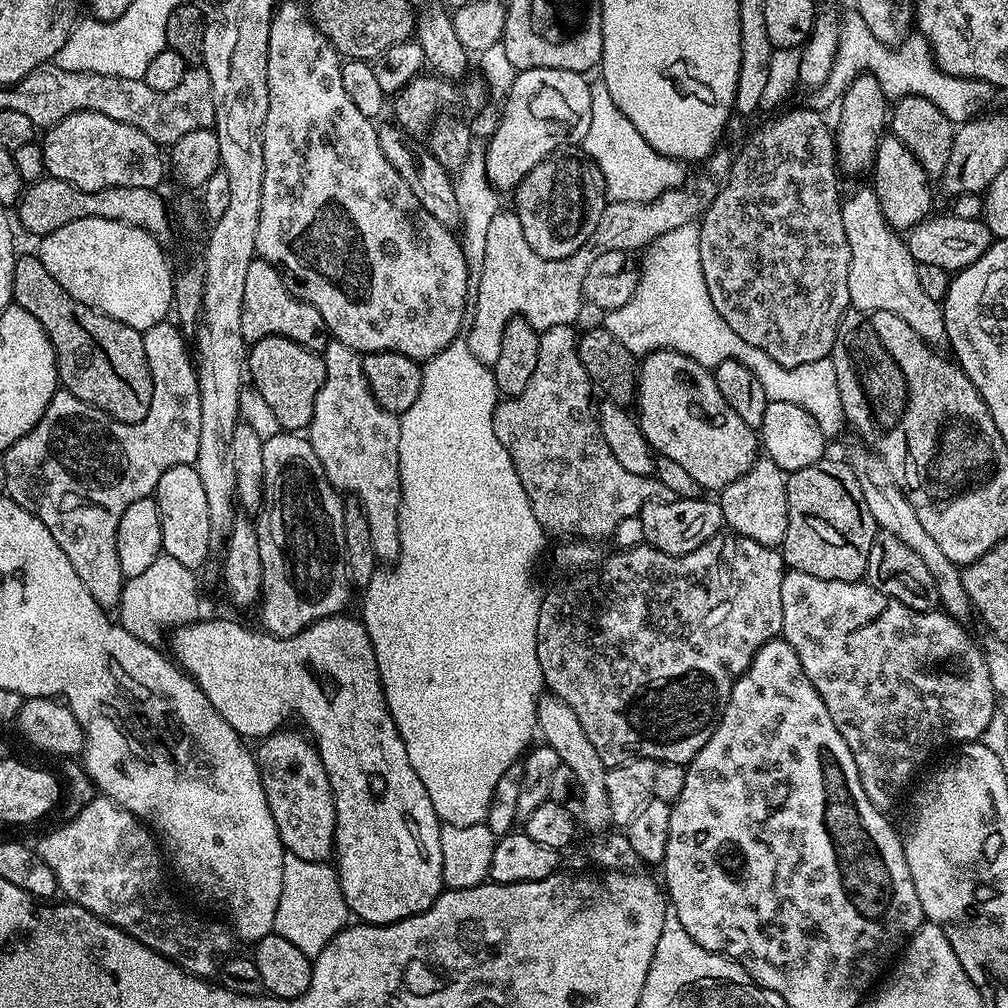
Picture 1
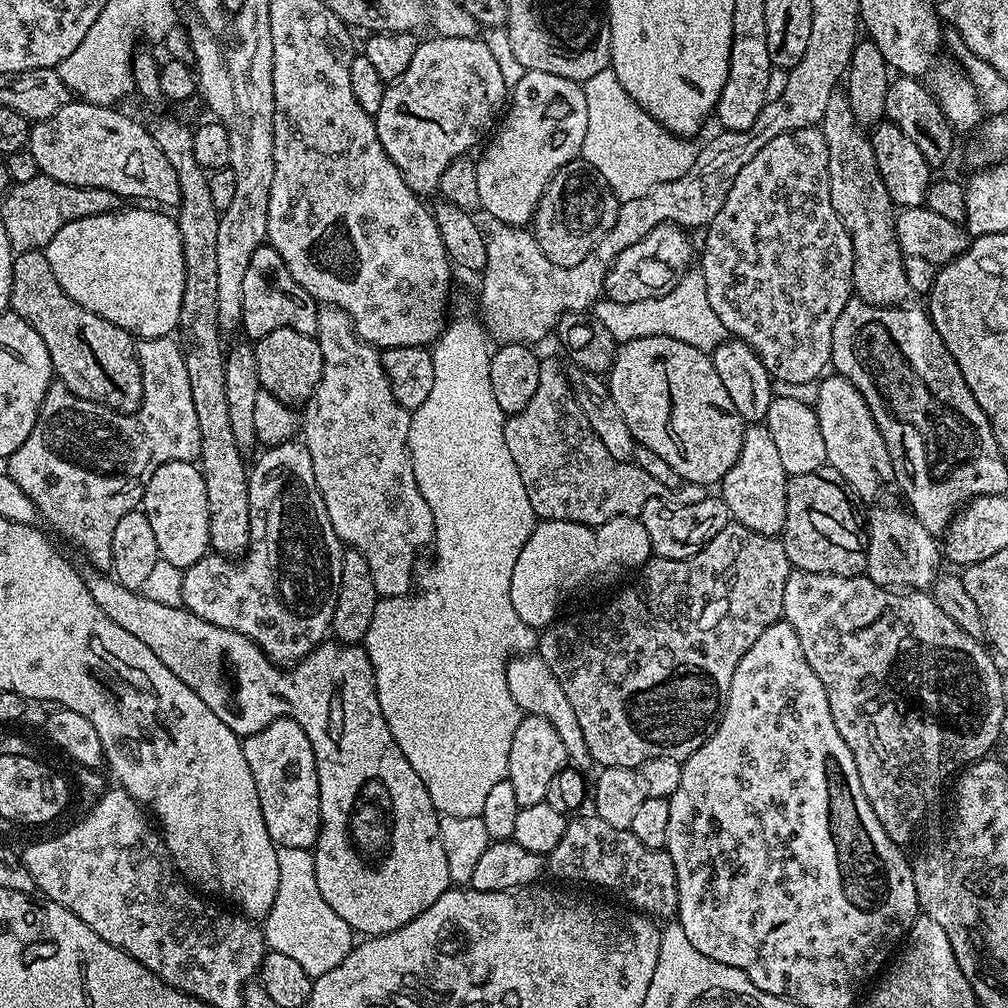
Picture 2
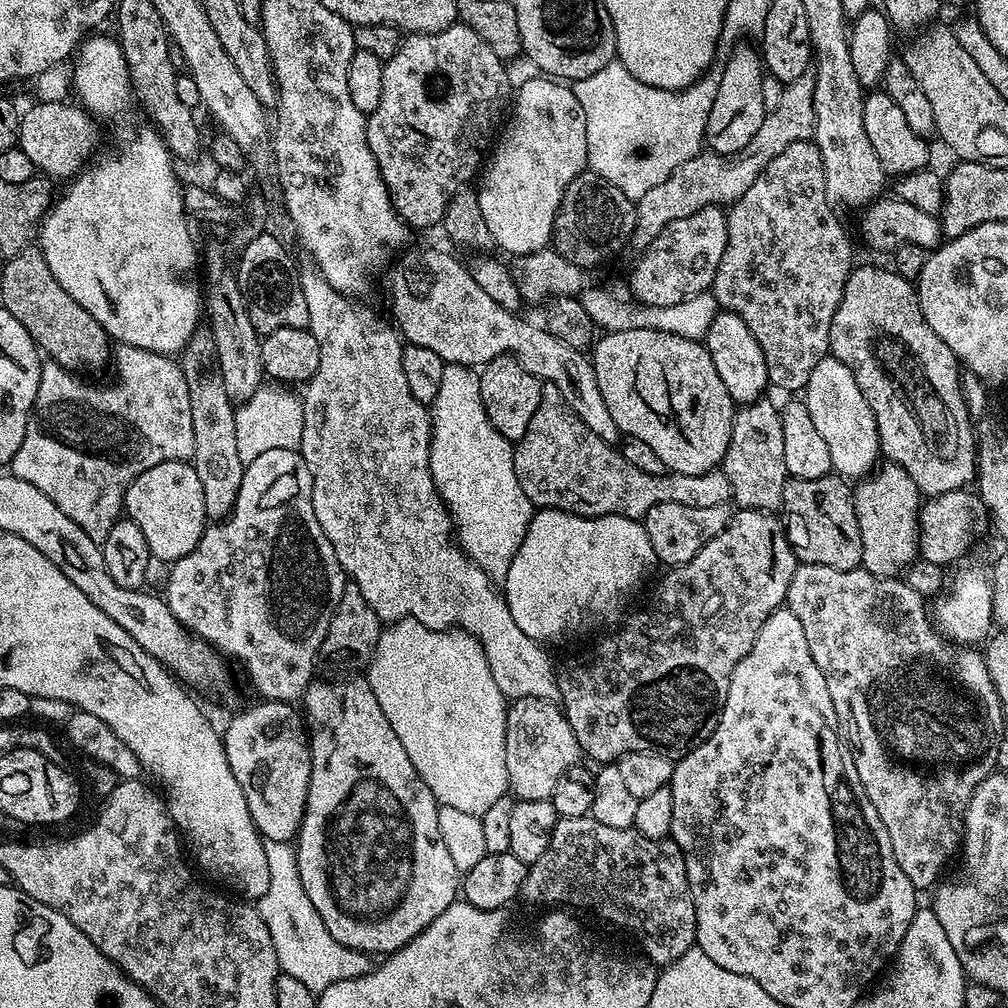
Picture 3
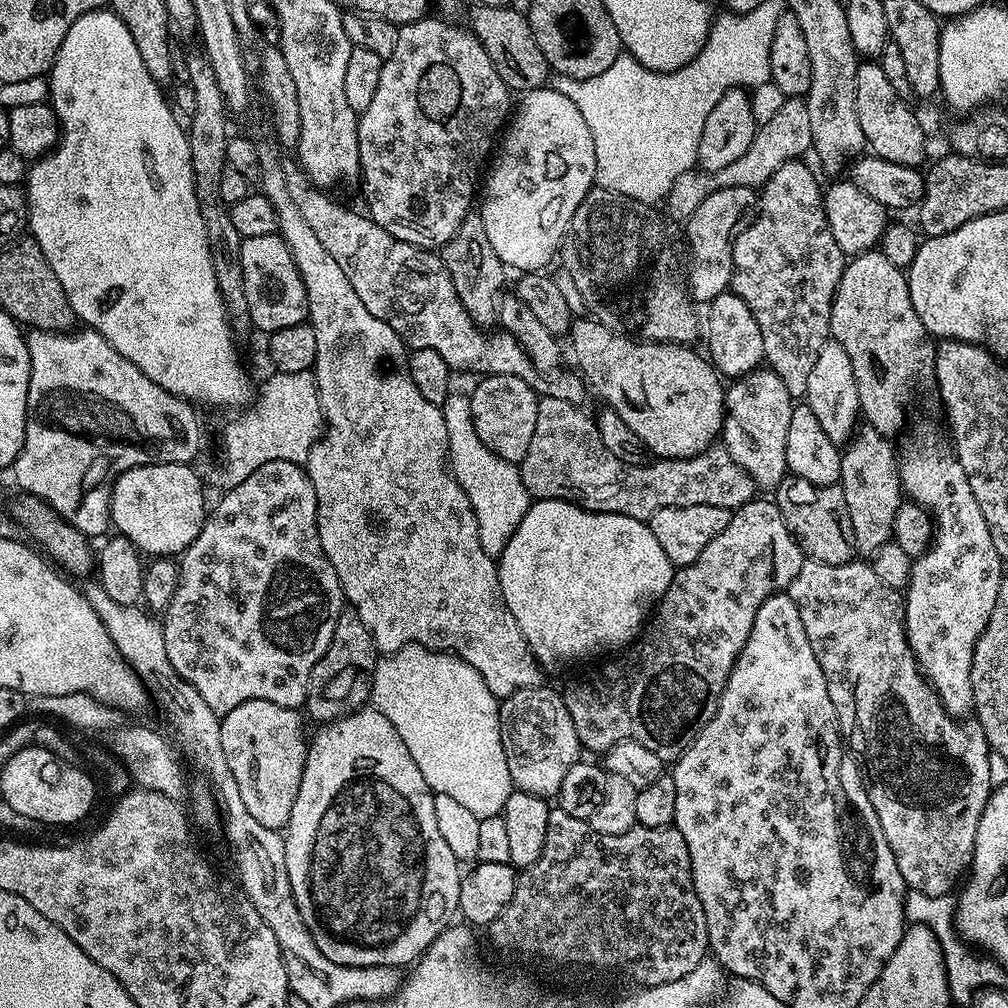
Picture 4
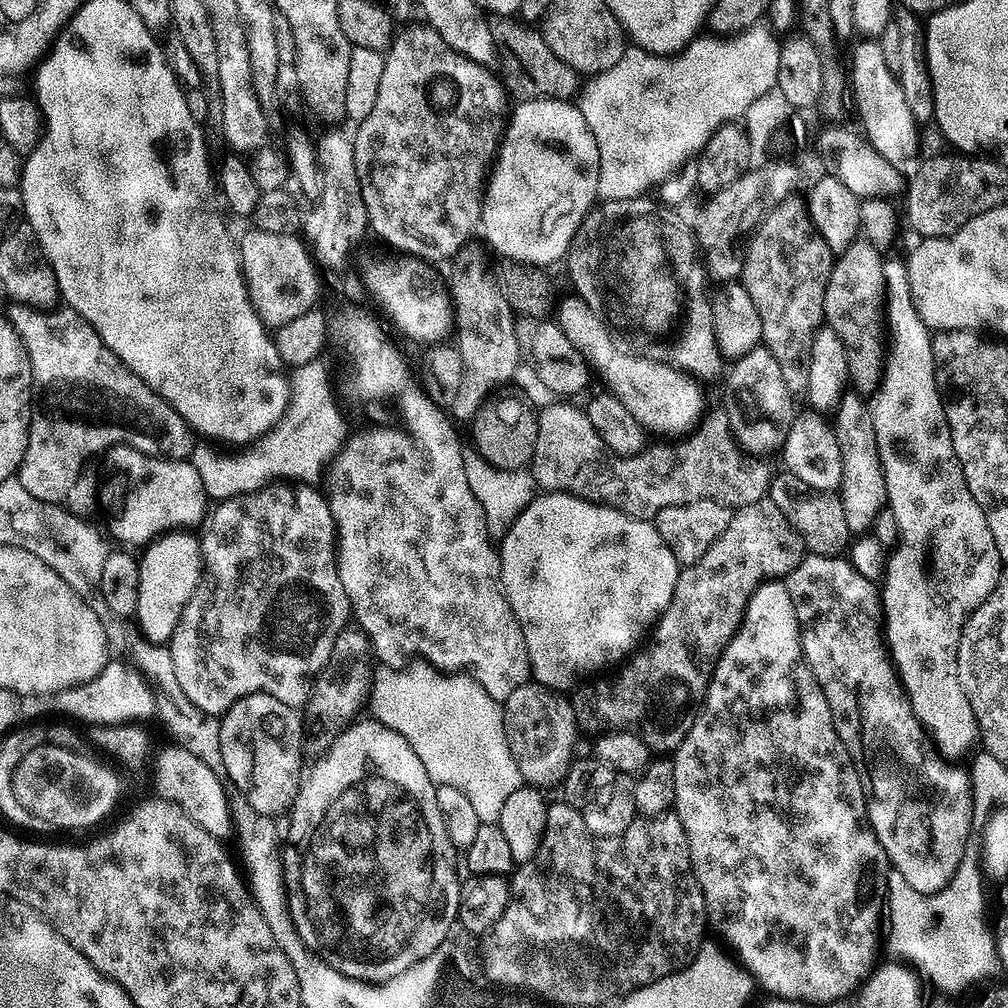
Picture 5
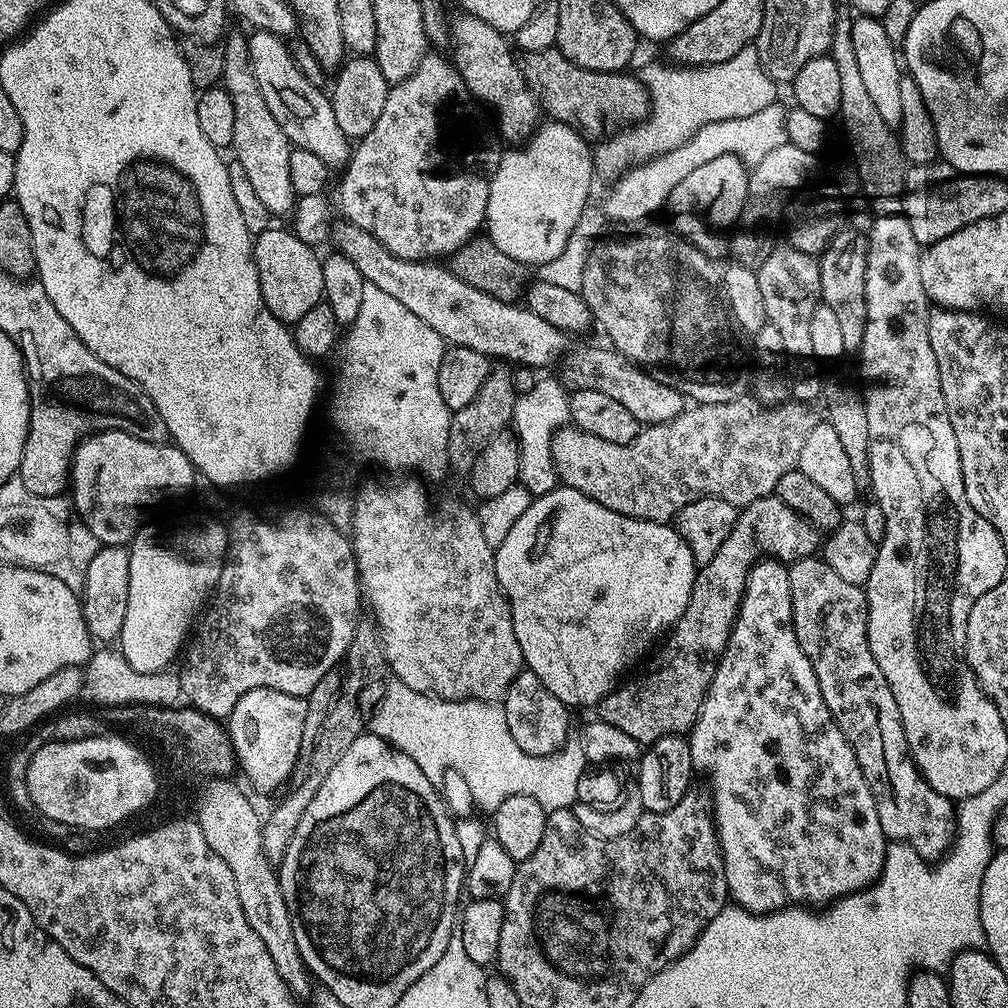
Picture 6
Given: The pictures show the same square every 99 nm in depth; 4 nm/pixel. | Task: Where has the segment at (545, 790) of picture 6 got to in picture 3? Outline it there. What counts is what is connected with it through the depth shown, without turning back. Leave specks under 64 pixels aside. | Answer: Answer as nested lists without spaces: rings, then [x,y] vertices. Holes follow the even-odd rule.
[[[407,618],[397,620],[395,624],[387,625],[381,631],[378,638],[378,646],[372,655],[370,665],[370,683],[374,698],[378,698],[378,706],[382,706],[382,714],[386,714],[386,722],[390,722],[390,727],[394,729],[394,734],[398,734],[398,742],[406,749],[406,755],[410,762],[414,762],[414,770],[430,786],[430,794],[434,794],[437,805],[445,804],[454,806],[454,810],[463,810],[465,814],[474,814],[481,816],[498,802],[508,792],[508,779],[506,778],[506,714],[508,713],[508,704],[502,690],[498,690],[498,682],[494,682],[494,674],[490,674],[490,666],[486,662],[486,654],[482,650],[480,641],[471,636],[469,632],[442,631],[435,632],[433,628],[421,628],[416,620]]]

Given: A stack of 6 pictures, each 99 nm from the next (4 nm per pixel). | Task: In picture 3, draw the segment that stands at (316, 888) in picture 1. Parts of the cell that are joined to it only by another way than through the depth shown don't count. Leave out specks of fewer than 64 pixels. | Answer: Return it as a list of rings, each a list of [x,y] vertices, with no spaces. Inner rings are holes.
[[[265,840],[264,849],[266,862],[270,865],[270,887],[260,896],[258,907],[262,922],[266,922],[266,930],[270,930],[270,942],[274,942],[274,954],[278,954],[281,973],[298,978],[298,982],[303,982],[317,994],[334,982],[367,974],[374,967],[373,957],[330,938],[326,922],[318,918],[318,910],[314,910],[314,902],[310,902],[300,881],[295,847],[291,843]]]

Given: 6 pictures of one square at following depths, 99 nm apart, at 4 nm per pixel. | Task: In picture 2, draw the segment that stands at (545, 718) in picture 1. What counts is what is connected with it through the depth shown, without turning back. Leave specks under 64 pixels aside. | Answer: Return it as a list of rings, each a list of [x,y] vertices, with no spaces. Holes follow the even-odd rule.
[[[539,654],[513,655],[508,660],[506,686],[510,686],[510,694],[521,713],[546,718],[546,722],[550,722],[550,726],[554,726],[554,730],[558,730],[558,738],[562,738],[562,746],[566,746],[568,764],[571,767],[581,770],[593,767],[594,761],[586,746],[586,737],[582,735],[582,725],[578,722],[573,708],[570,707],[570,701],[566,699],[562,686],[558,686],[558,678],[554,678],[554,674],[550,674],[550,666],[546,666],[546,662],[542,662]]]

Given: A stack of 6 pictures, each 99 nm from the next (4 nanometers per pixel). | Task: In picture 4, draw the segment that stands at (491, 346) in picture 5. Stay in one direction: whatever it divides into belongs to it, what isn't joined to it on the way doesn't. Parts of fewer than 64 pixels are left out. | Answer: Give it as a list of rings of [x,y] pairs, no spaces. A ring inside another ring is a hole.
[[[479,211],[468,213],[462,226],[458,226],[454,238],[444,244],[439,258],[450,274],[450,282],[454,282],[454,290],[469,318],[481,326],[495,325],[500,311],[500,298],[505,291],[506,265],[498,258],[498,254],[494,254],[494,246],[490,246],[490,238],[486,235],[486,226],[482,226]]]

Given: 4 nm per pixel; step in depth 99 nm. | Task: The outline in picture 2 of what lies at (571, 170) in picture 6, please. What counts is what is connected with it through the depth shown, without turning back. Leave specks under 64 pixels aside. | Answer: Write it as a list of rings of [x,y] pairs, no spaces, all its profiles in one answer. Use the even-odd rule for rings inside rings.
[[[525,71],[524,77],[517,84],[513,83],[510,88],[510,103],[502,116],[502,123],[495,129],[494,135],[487,141],[488,149],[484,152],[484,157],[476,160],[476,169],[478,170],[478,198],[480,199],[480,208],[488,211],[493,216],[493,221],[501,224],[510,224],[513,226],[524,226],[532,219],[536,213],[538,202],[550,182],[550,178],[559,168],[566,166],[571,160],[577,159],[583,153],[584,139],[586,138],[586,94],[583,87],[577,81],[570,78],[558,78],[558,74],[542,74],[541,72]]]

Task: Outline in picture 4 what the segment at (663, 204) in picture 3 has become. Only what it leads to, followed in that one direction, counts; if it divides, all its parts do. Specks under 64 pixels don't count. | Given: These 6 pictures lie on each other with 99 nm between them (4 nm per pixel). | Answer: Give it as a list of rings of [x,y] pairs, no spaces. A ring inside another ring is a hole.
[[[785,98],[778,109],[778,114],[774,114],[774,118],[770,118],[770,122],[757,127],[754,142],[750,142],[750,150],[746,150],[746,154],[742,154],[742,158],[738,158],[738,162],[730,162],[730,166],[717,172],[693,170],[677,178],[666,197],[667,215],[673,221],[688,221],[690,214],[694,214],[694,210],[698,210],[698,206],[702,206],[702,202],[720,188],[759,190],[772,177],[774,170],[778,170],[778,166],[791,160],[801,159],[805,155],[803,152],[809,151],[811,148],[812,131],[810,130],[810,110],[807,103],[800,98]]]

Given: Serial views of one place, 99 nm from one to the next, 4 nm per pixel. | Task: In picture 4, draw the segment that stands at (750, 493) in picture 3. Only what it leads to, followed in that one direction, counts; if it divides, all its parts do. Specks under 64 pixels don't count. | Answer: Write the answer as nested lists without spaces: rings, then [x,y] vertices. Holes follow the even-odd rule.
[[[761,366],[747,372],[735,382],[727,385],[724,394],[724,427],[722,429],[722,447],[728,451],[730,458],[750,474],[757,489],[774,490],[789,475],[786,462],[786,433],[790,431],[790,414],[794,407],[794,397],[782,386],[782,378],[774,374],[771,368]]]

